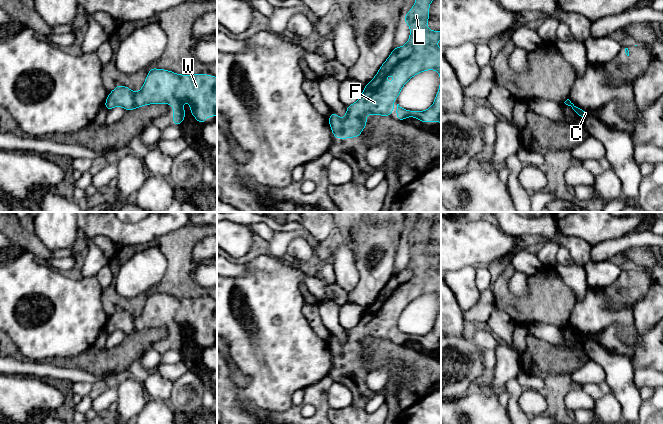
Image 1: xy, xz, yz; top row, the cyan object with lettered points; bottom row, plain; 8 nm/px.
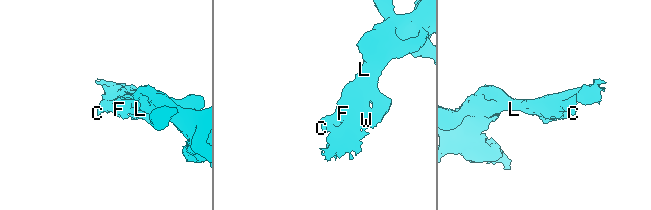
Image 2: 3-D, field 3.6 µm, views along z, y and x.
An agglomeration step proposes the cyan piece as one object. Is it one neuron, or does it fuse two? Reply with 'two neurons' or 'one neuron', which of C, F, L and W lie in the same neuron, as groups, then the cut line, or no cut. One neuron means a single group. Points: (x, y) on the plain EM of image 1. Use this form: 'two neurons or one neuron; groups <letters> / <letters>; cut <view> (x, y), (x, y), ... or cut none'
one neuron; groups C F L W; cut none

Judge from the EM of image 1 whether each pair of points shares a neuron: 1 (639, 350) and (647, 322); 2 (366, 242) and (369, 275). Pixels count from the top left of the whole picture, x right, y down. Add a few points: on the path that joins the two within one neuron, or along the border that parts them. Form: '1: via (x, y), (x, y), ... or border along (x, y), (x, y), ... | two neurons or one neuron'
1: border along (652, 327), (642, 334), (635, 331) | two neurons
2: via (366, 250), (363, 258), (365, 267) | one neuron

